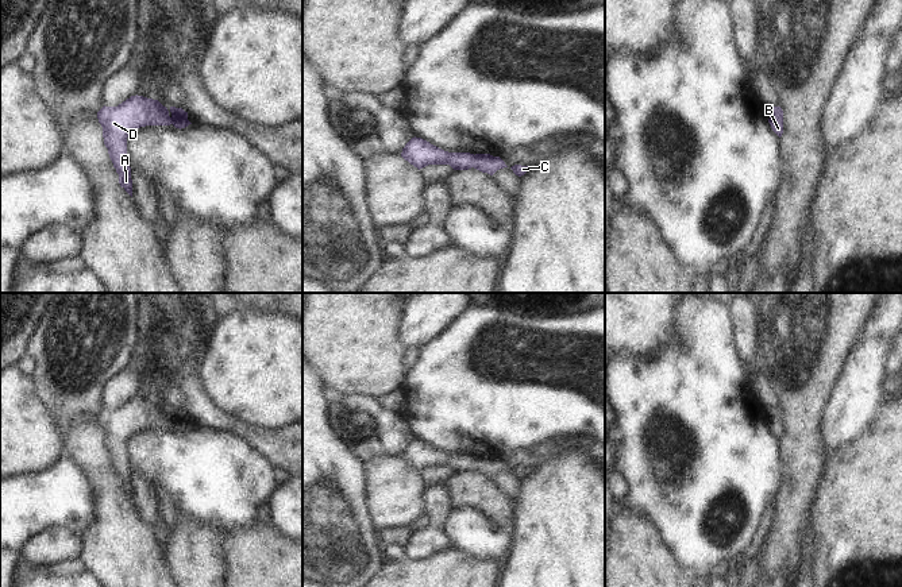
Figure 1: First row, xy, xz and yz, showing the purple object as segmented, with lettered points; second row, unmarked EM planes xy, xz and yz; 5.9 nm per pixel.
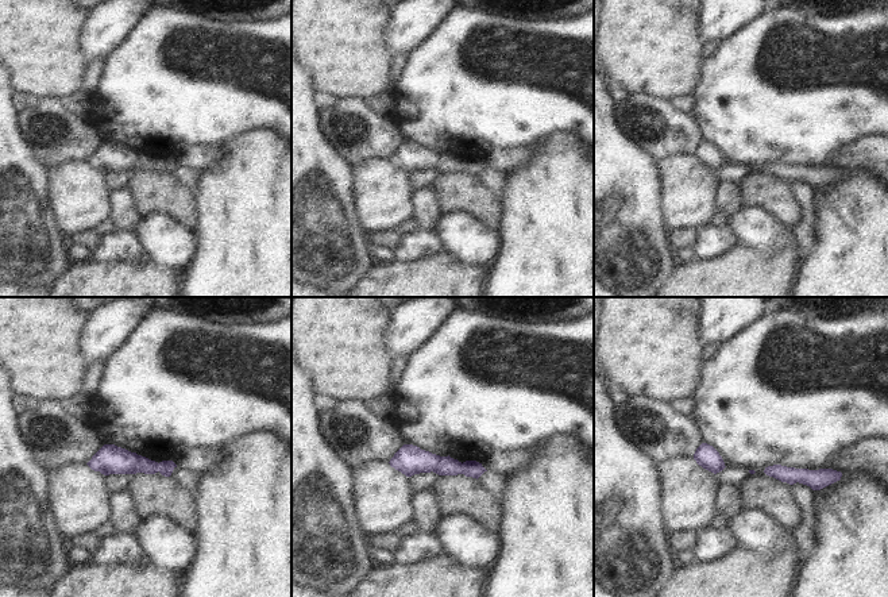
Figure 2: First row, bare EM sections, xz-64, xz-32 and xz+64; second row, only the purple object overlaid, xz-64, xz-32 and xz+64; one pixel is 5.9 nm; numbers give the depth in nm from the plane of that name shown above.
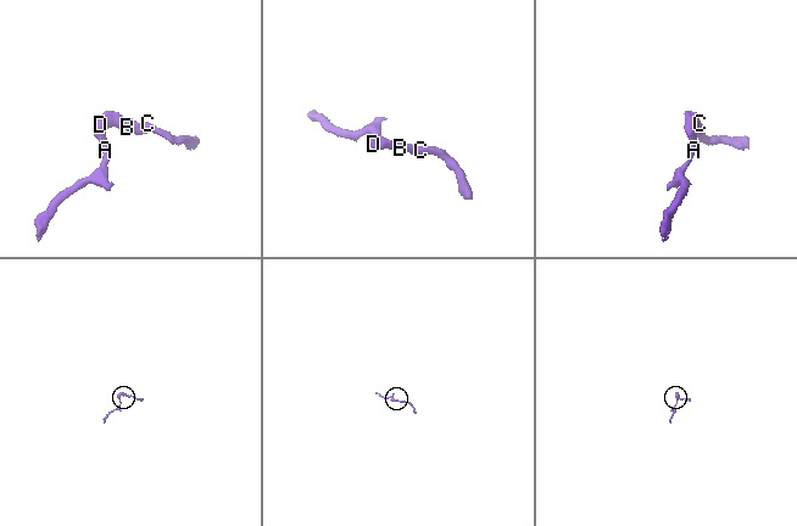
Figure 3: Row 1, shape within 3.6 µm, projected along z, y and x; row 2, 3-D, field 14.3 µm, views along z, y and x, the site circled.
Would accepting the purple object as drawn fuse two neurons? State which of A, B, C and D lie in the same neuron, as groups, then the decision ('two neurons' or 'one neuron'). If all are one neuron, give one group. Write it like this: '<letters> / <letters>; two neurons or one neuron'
A B C D; one neuron

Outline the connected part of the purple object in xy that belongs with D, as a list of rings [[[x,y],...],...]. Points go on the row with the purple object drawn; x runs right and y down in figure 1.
[[[131,96],[117,107],[103,107],[97,112],[103,127],[104,144],[119,174],[120,186],[132,197],[131,167],[127,159],[128,135],[146,125],[170,125],[185,128],[192,124],[182,108],[163,107],[158,100]]]

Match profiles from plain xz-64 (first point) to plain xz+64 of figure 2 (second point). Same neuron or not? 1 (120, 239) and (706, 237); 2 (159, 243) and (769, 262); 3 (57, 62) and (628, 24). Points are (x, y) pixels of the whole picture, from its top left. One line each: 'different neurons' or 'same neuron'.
1: same neuron
2: different neurons
3: same neuron

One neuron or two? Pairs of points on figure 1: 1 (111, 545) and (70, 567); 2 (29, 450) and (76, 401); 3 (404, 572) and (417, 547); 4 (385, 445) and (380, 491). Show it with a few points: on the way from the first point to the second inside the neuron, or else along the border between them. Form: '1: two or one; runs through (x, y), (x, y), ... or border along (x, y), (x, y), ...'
1: two; border along (78, 559), (84, 567)
2: two; border along (37, 397), (58, 433), (60, 452), (62, 455)
3: two; border along (440, 551), (424, 557), (405, 559)
4: two; border along (400, 455), (377, 455), (363, 463)

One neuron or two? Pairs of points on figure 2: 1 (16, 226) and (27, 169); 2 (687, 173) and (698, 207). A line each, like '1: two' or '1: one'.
1: one
2: one

